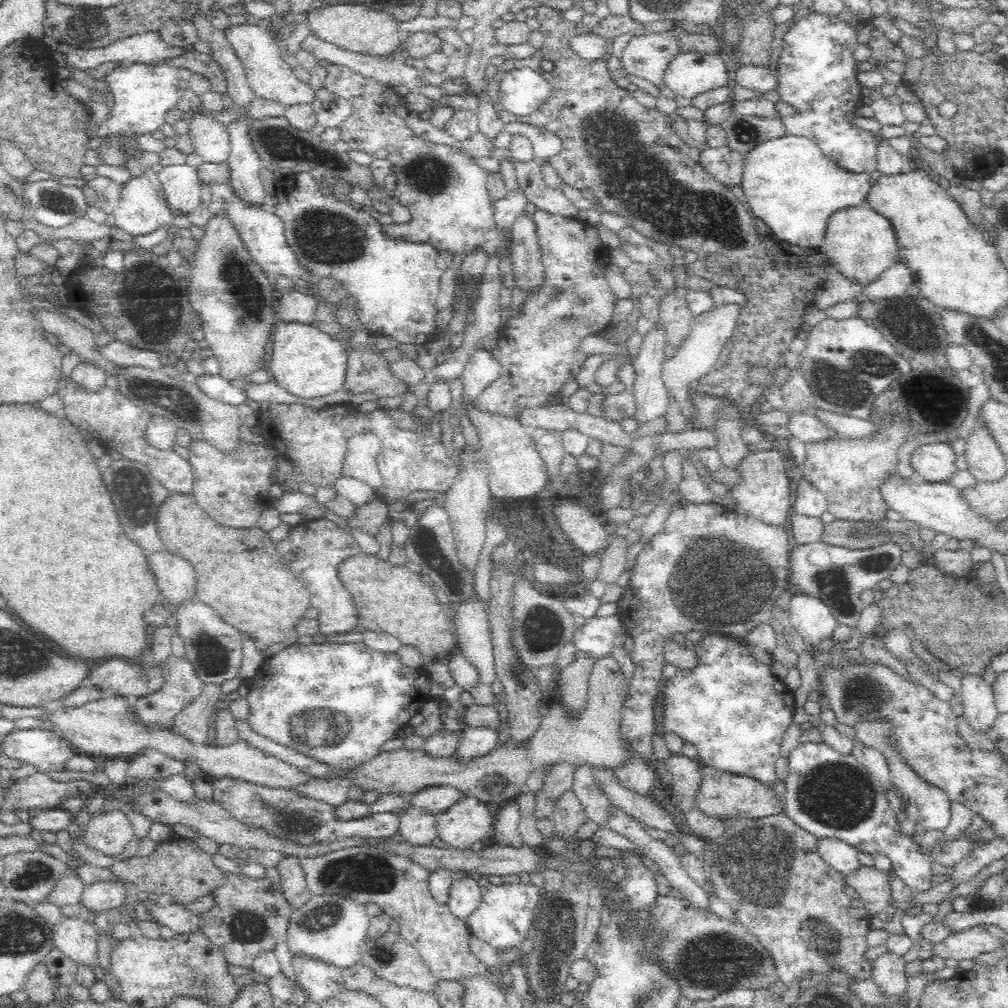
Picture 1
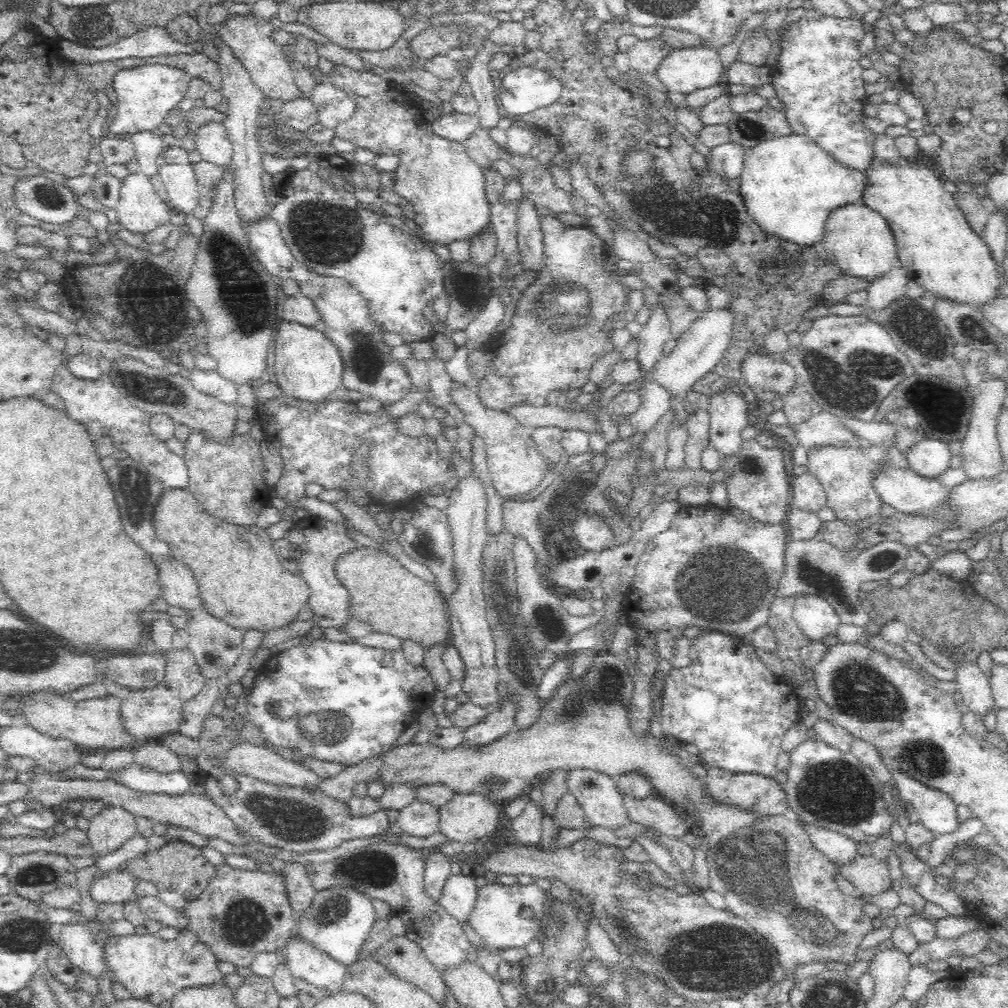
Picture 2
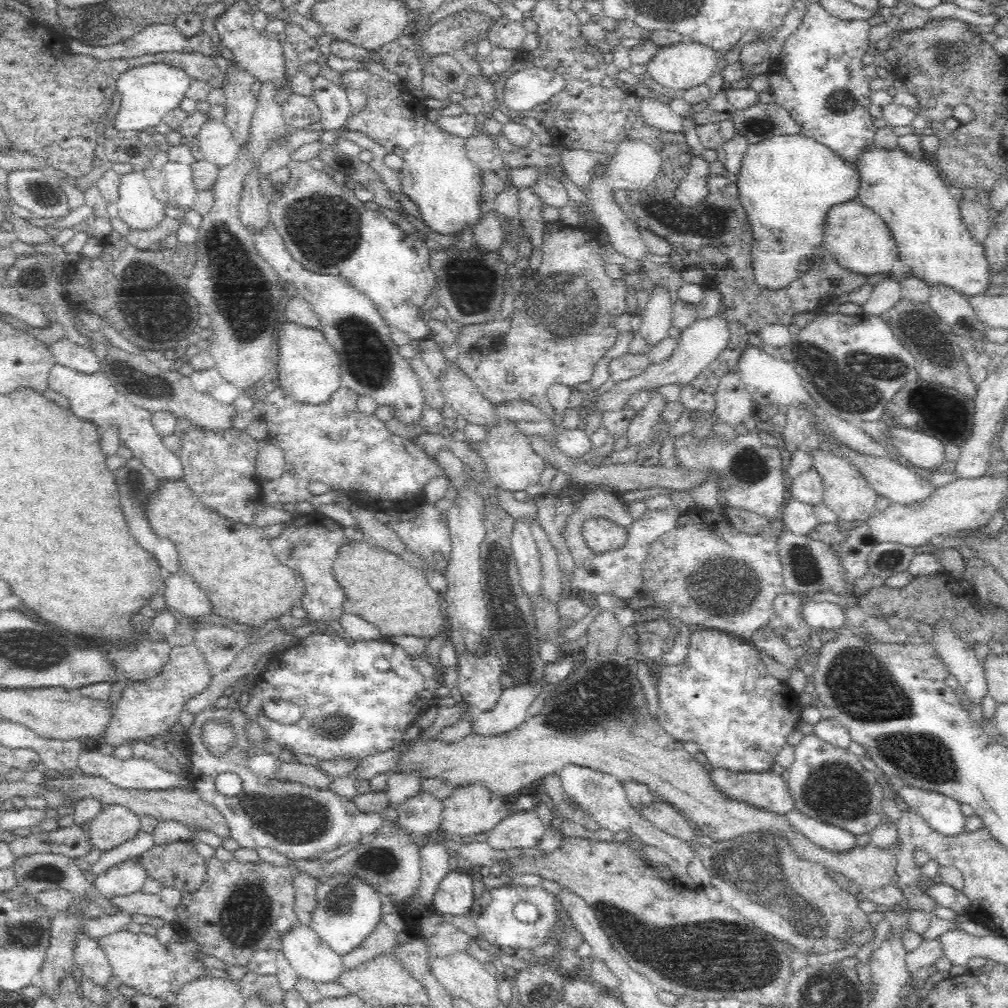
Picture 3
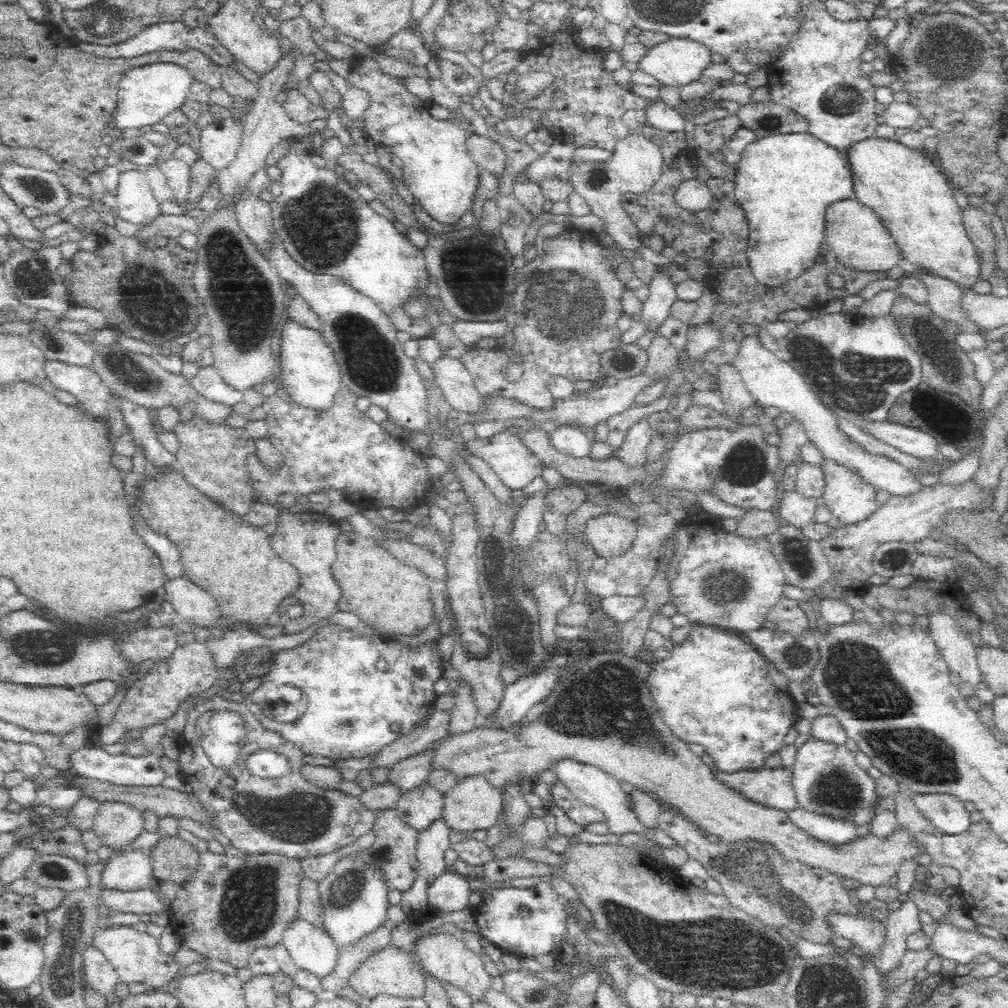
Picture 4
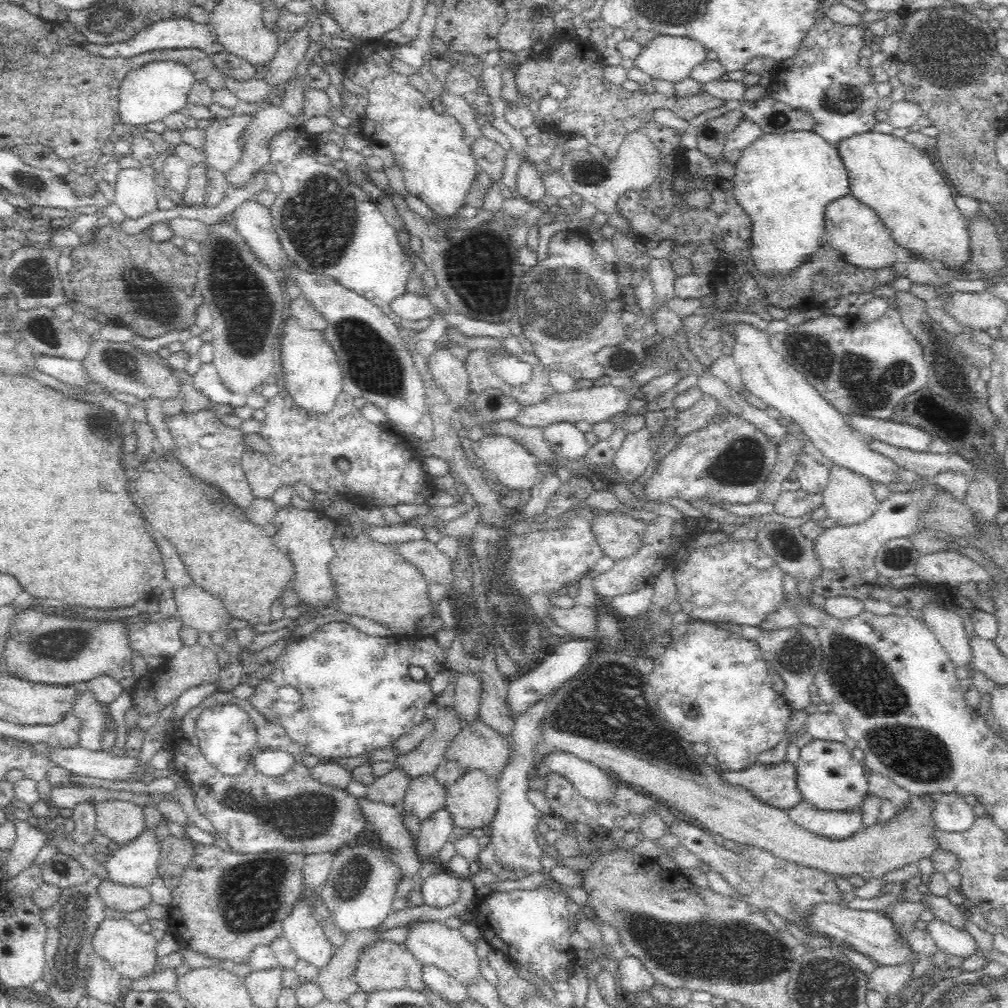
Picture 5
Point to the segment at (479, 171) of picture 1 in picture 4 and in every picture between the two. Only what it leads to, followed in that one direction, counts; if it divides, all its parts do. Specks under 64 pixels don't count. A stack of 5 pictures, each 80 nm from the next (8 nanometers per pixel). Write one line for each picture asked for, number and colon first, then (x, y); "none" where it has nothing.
2: (446, 188)
3: (436, 173)
4: (437, 169)

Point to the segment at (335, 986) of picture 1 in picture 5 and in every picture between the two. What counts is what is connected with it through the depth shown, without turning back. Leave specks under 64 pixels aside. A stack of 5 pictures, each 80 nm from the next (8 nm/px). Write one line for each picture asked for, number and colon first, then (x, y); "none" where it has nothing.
2: (314, 968)
3: (311, 960)
4: (309, 947)
5: (308, 941)

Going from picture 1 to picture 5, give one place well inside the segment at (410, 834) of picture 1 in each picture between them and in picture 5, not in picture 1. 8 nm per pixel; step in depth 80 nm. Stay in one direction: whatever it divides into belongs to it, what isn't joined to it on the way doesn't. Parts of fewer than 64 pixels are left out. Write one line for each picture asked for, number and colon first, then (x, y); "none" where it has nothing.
2: (421, 819)
3: (421, 814)
4: (419, 808)
5: (424, 796)

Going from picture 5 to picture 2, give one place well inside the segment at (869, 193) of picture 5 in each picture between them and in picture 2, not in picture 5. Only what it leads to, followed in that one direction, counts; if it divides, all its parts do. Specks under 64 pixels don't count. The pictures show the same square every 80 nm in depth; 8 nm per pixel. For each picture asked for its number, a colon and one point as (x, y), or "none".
2: (936, 245)
3: (935, 246)
4: (915, 202)

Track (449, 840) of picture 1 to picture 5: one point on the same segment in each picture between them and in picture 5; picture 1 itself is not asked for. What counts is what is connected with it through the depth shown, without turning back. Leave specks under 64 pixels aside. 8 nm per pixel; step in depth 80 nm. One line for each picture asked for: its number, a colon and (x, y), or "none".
2: (466, 818)
3: (472, 810)
4: (472, 804)
5: (472, 801)

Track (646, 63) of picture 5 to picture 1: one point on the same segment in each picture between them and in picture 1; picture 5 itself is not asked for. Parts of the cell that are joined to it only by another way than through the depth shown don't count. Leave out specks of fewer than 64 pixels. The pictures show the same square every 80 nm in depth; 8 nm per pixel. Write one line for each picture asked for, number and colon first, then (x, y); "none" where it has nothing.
1: (691, 74)
2: (686, 71)
3: (681, 66)
4: (676, 62)

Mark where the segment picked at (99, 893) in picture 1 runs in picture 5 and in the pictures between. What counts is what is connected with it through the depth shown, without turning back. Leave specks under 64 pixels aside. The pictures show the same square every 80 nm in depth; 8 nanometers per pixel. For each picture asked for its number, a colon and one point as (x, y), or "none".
2: (115, 887)
3: (125, 879)
4: (130, 871)
5: (135, 864)

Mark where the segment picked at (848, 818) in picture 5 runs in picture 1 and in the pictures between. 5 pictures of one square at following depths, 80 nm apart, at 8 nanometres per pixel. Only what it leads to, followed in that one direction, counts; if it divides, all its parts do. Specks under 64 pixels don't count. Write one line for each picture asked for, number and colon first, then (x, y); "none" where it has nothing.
1: (843, 858)
2: (837, 848)
3: (834, 840)
4: (827, 830)

